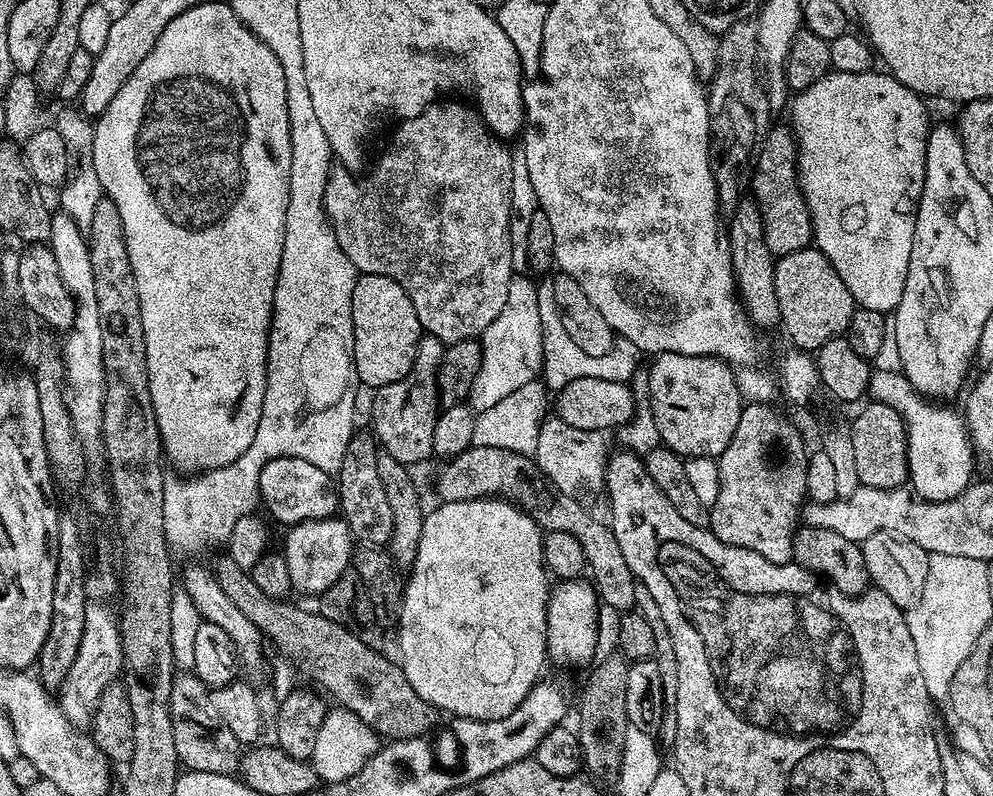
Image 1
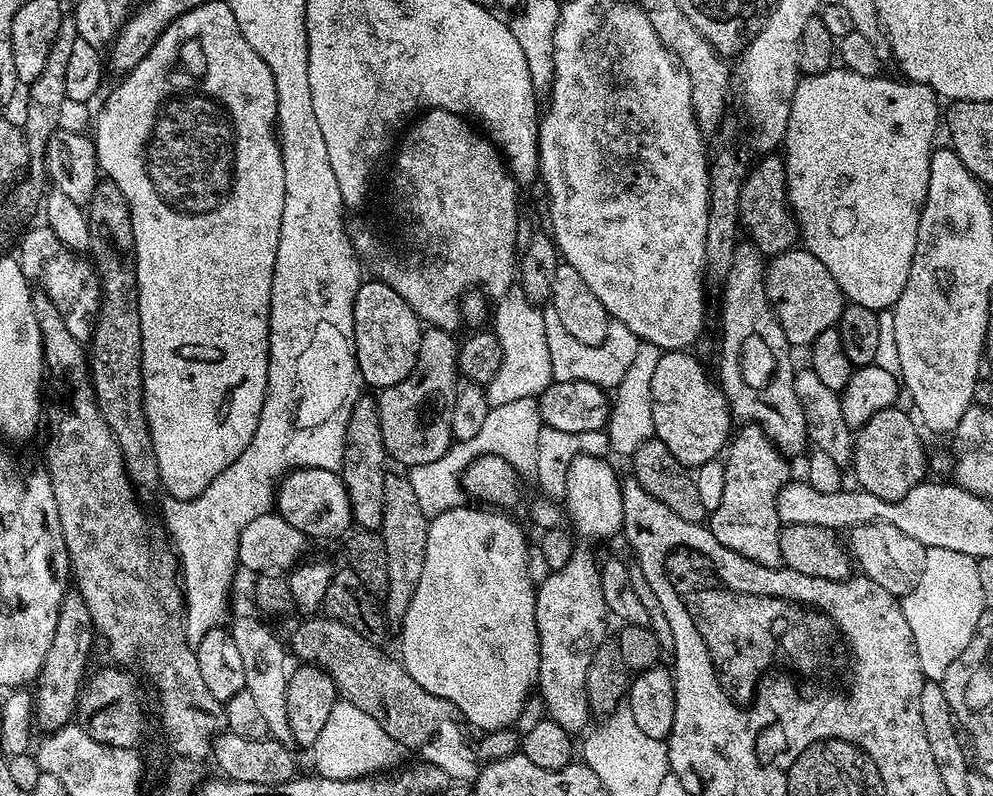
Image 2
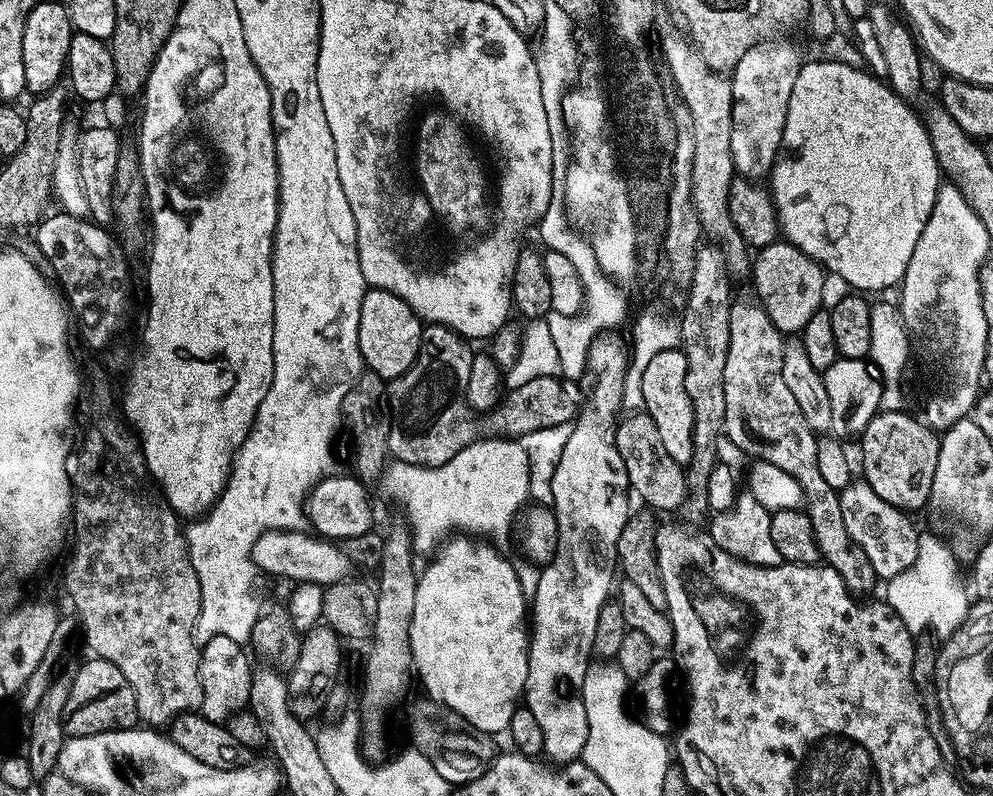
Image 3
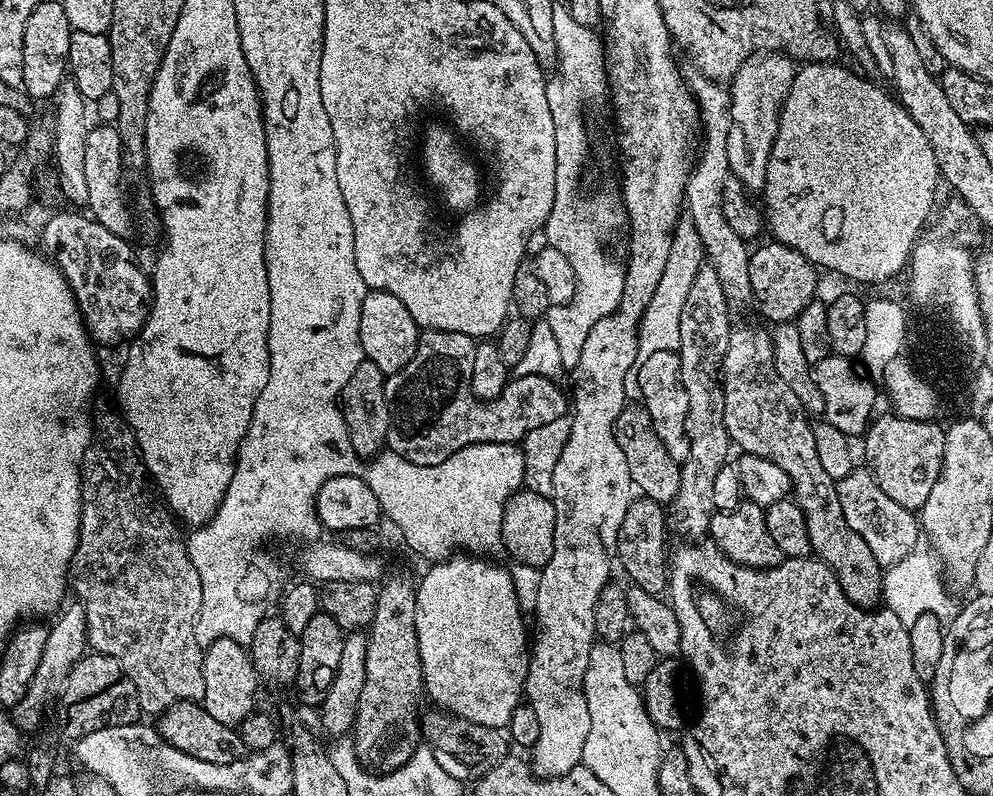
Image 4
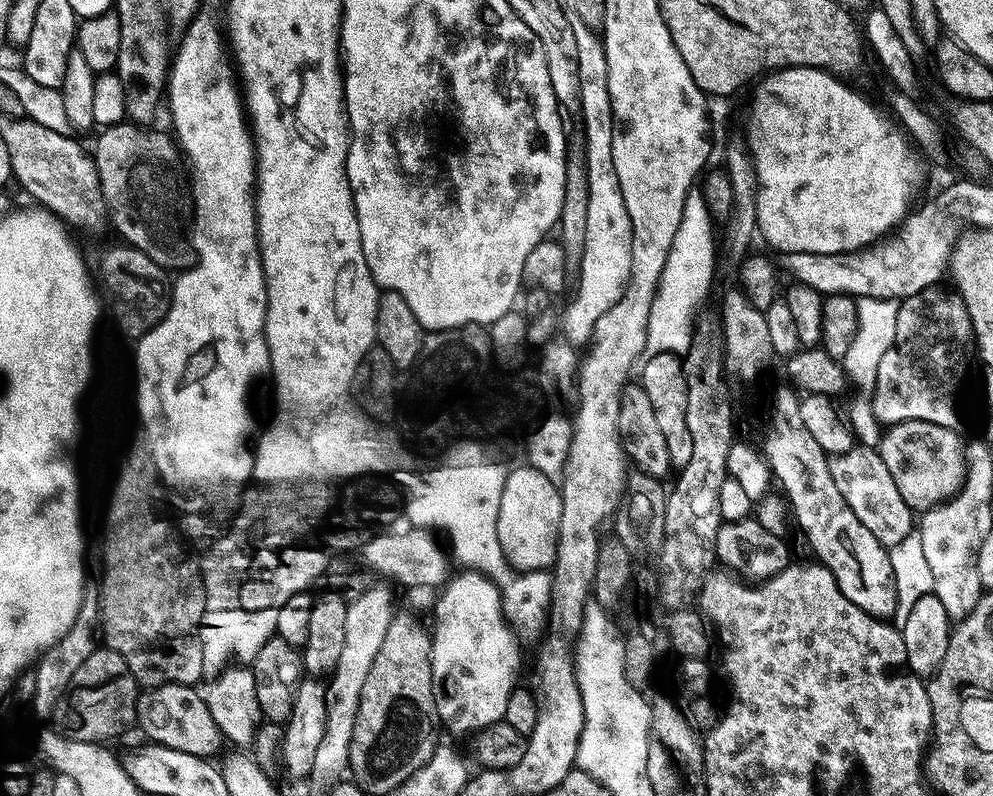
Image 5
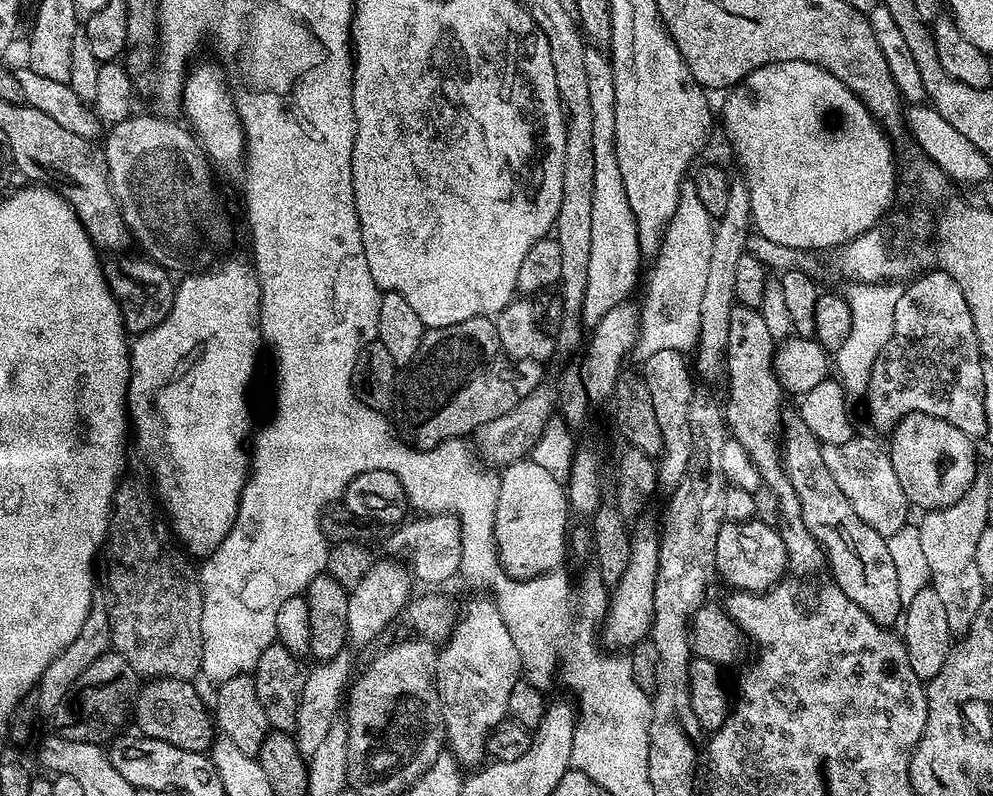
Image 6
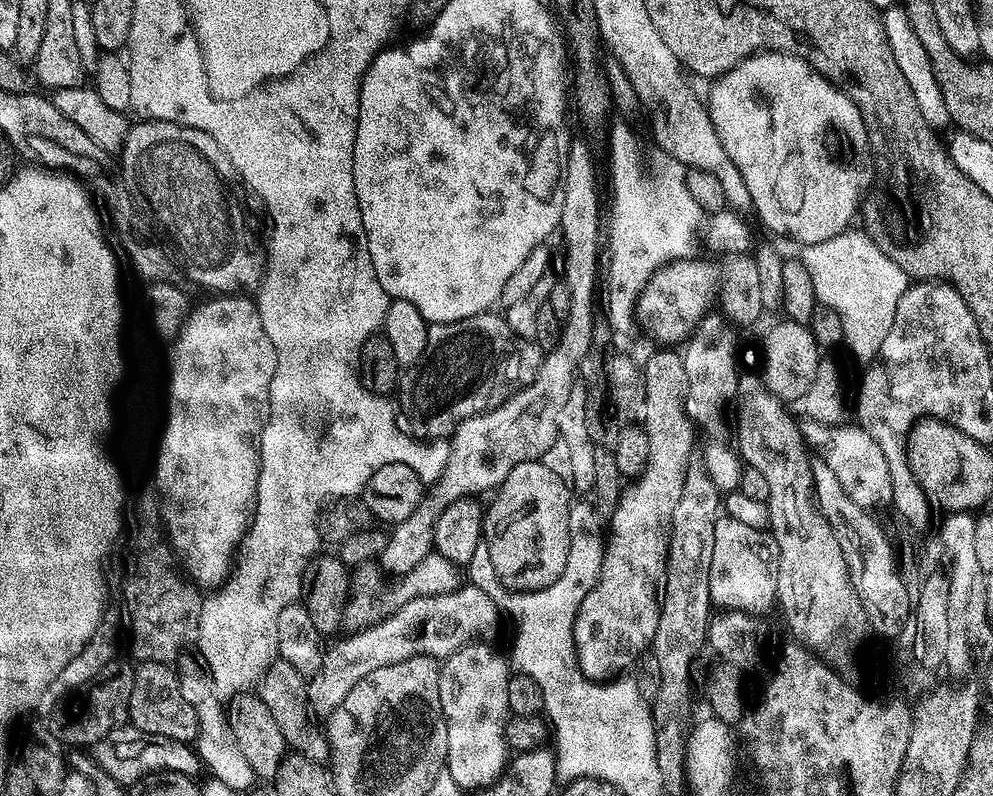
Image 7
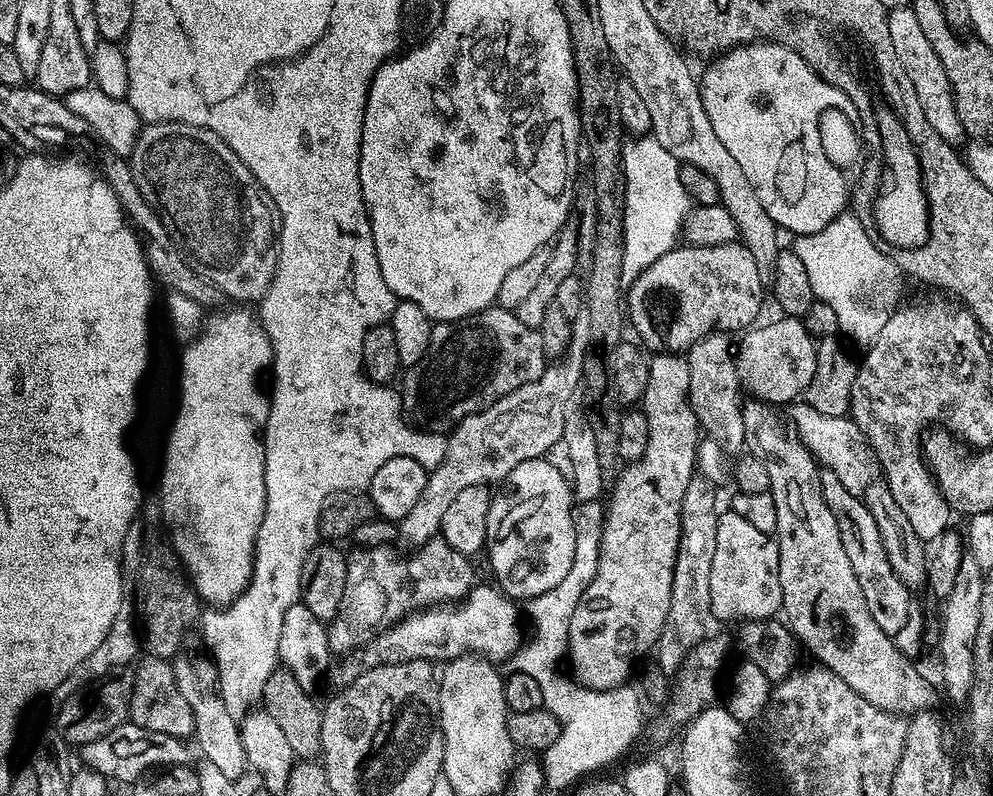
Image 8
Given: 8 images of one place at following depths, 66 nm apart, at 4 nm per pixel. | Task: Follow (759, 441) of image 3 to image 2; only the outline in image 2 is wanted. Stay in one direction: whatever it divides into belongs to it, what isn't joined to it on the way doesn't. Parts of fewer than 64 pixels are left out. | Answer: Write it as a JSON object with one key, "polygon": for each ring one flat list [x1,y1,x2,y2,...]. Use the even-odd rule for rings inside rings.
{"polygon":[[751,242,737,243,728,275,723,277,722,280,722,284,724,284,724,301,720,304,720,328,724,333,720,336,720,376,718,375,718,383,720,388,724,391,725,398,728,400,728,408,732,411,733,417,735,417,737,421,758,425,758,427,775,442,776,447,779,448,785,456,795,458,795,456,802,455,804,447,808,448,810,444,807,434,806,415,803,414,802,403,798,400,797,394,795,394,794,381,796,372,794,371,794,367,792,368,792,352,794,352,794,348,793,345,788,343,786,334,782,330,778,318,774,314,770,298,766,294,766,282,764,281,765,267,766,257,763,252,759,252,758,249,756,249,755,244]]}

